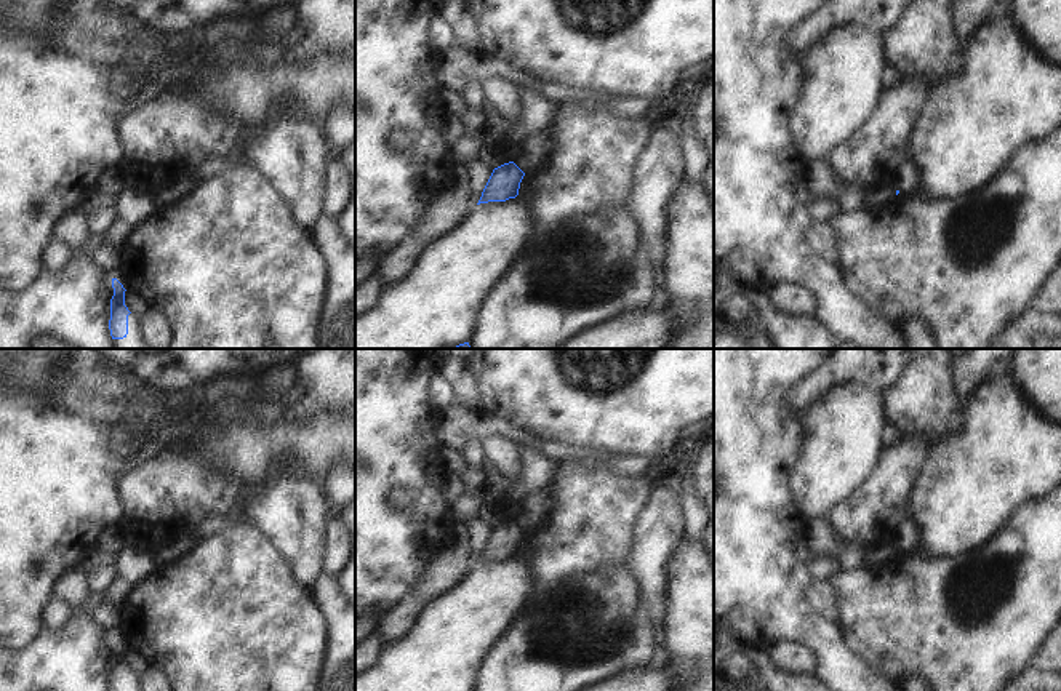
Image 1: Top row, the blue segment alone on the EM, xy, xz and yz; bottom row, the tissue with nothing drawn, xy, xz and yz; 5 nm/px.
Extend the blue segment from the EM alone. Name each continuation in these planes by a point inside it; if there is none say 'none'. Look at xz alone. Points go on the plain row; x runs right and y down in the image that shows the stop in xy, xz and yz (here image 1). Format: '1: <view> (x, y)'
none

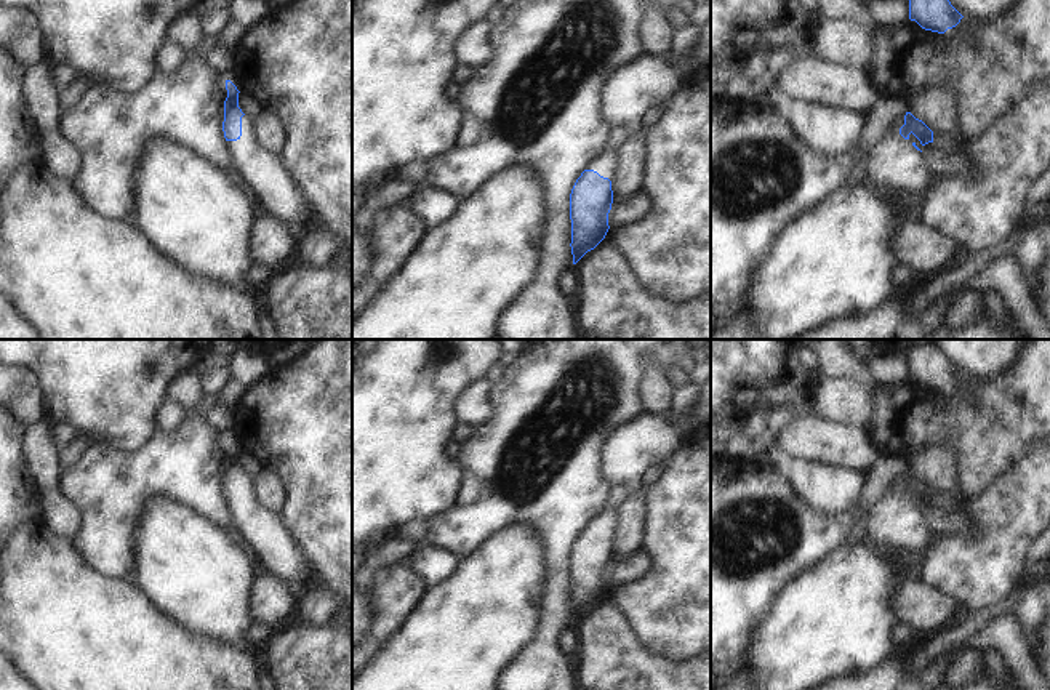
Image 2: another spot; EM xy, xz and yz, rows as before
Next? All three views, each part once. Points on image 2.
1: xy (263, 532)

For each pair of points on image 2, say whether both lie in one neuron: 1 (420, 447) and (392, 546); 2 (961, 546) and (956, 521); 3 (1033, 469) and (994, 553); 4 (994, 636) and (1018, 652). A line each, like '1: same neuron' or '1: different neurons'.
1: different neurons
2: different neurons
3: same neuron
4: same neuron

